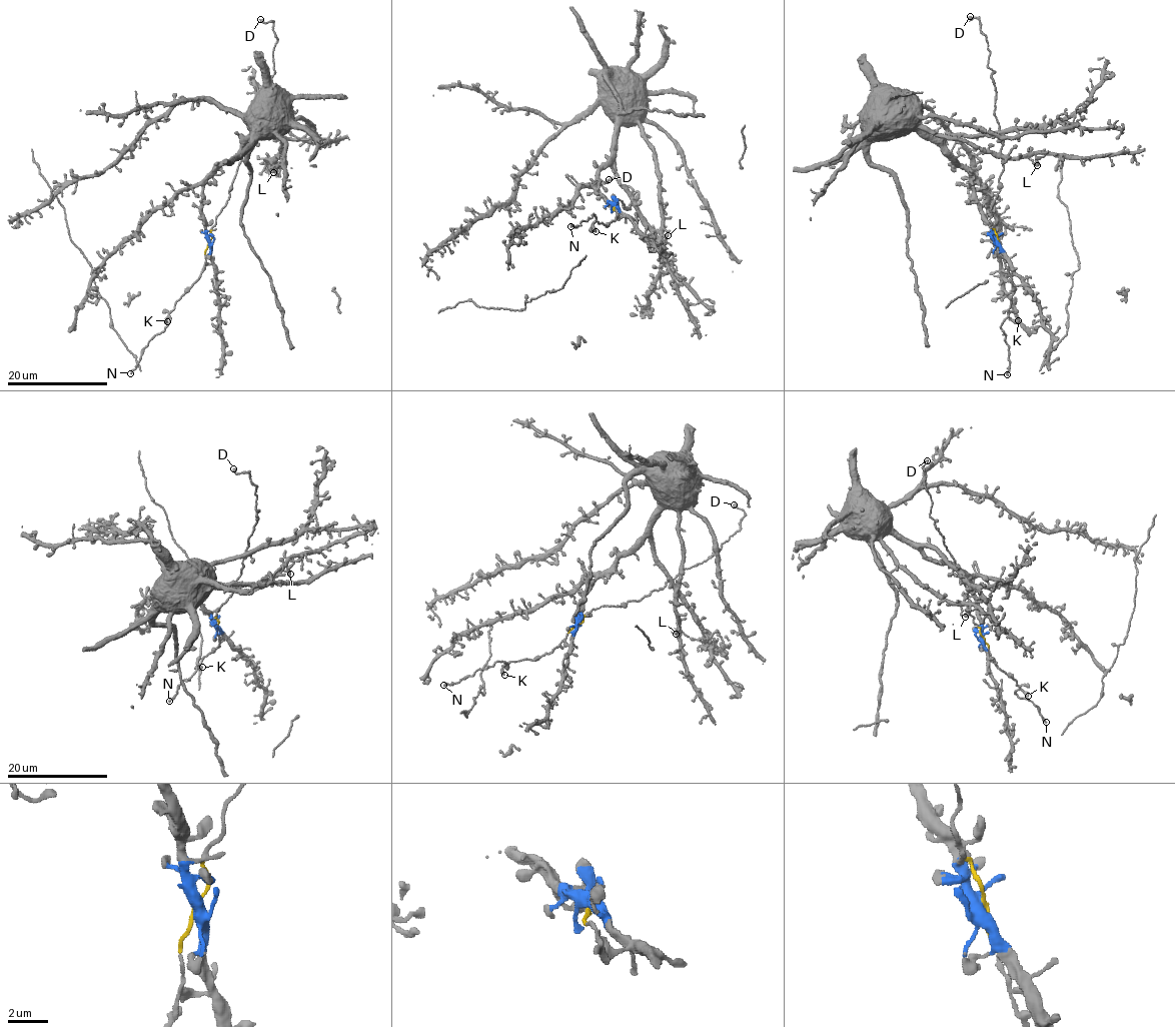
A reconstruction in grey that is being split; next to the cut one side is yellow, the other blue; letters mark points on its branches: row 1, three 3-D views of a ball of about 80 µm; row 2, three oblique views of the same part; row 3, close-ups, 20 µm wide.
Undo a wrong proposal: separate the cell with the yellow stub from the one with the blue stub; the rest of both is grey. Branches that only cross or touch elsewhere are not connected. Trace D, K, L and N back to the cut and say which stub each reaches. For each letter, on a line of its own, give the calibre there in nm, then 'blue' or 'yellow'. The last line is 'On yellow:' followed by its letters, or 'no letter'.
D: calibre 380 nm; yellow
K: calibre 480 nm; yellow
L: calibre 480 nm; blue
N: calibre 220 nm; yellow
On yellow: D, K, N

